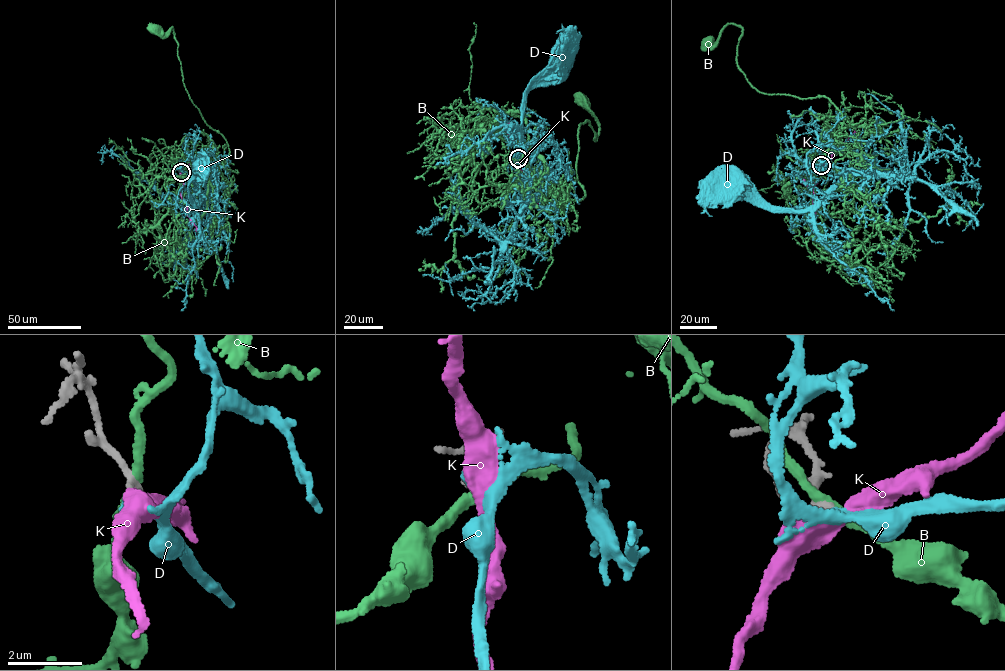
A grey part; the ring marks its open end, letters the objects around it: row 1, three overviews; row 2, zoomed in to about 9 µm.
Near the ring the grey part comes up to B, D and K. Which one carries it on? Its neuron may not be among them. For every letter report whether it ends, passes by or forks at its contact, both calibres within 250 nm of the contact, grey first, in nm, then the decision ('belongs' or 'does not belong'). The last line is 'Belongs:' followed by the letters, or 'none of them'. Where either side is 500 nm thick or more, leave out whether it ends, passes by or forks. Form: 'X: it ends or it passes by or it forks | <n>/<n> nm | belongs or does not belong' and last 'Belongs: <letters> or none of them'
B: it passes by | 220/280 nm | does not belong
D: it passes by | 190/240 nm | belongs
K: it passes by | 220/460 nm | does not belong
Belongs: D

